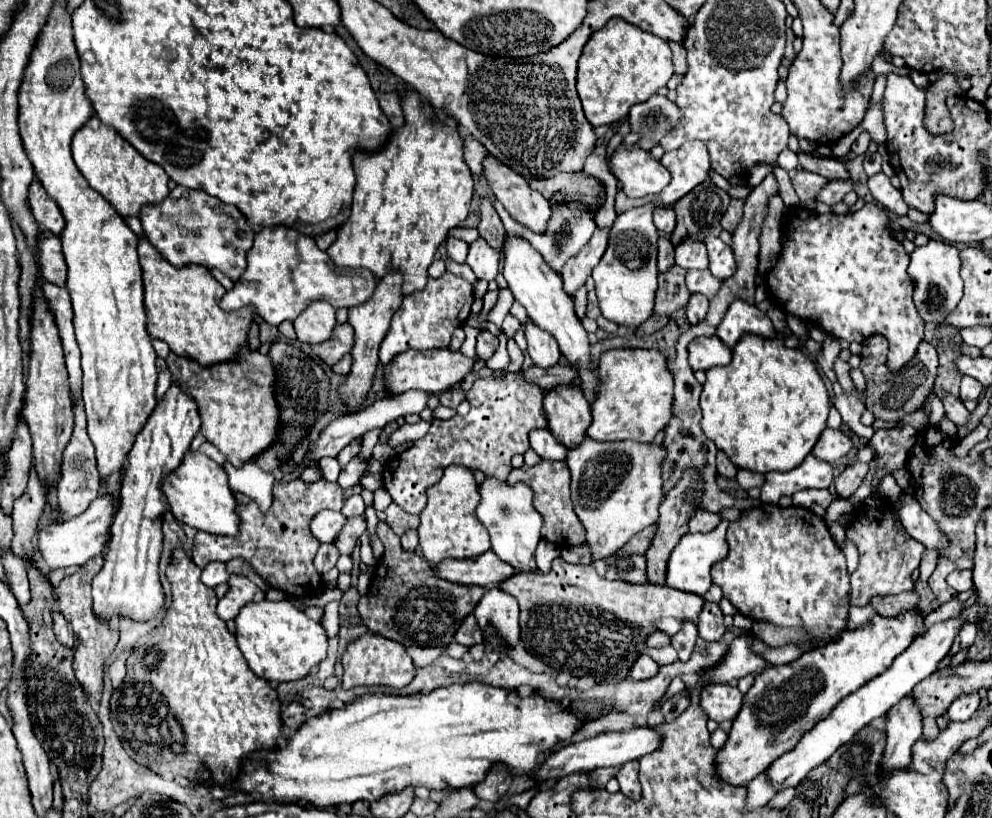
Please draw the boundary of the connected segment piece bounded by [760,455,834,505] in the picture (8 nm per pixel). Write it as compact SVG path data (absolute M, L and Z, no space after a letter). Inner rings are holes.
M808 455L802 465L792 469L790 473L772 473L766 475L766 481L762 485L760 499L764 503L776 505L782 495L794 495L796 491L810 489L810 487L828 487L834 479L834 469L830 463ZM778 475L778 479L774 479Z

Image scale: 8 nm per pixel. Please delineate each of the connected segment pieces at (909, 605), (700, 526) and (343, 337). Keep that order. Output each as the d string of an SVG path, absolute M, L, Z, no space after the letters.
M906 591L898 595L884 595L884 597L874 597L870 605L882 615L882 617L898 617L904 611L918 611L920 605L920 595L916 591Z
M696 509L694 515L690 517L690 533L694 531L712 531L720 523L720 515L716 513L706 513L704 509Z
M344 323L344 325L336 325L332 337L324 343L314 345L312 351L332 367L342 359L342 355L350 353L352 347L354 347L354 329L350 323Z

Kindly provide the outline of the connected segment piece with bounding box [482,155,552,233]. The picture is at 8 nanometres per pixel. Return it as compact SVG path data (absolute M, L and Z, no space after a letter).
M486 155L482 161L482 175L486 177L494 197L518 223L536 233L546 229L552 205L538 191L530 189L522 175L514 173L508 165L500 165L500 161L494 161L490 155Z

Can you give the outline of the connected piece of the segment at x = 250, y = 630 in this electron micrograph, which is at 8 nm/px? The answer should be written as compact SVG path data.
M258 601L248 603L236 617L236 643L248 667L266 681L296 681L310 673L326 657L328 639L318 621L308 619L290 601Z

